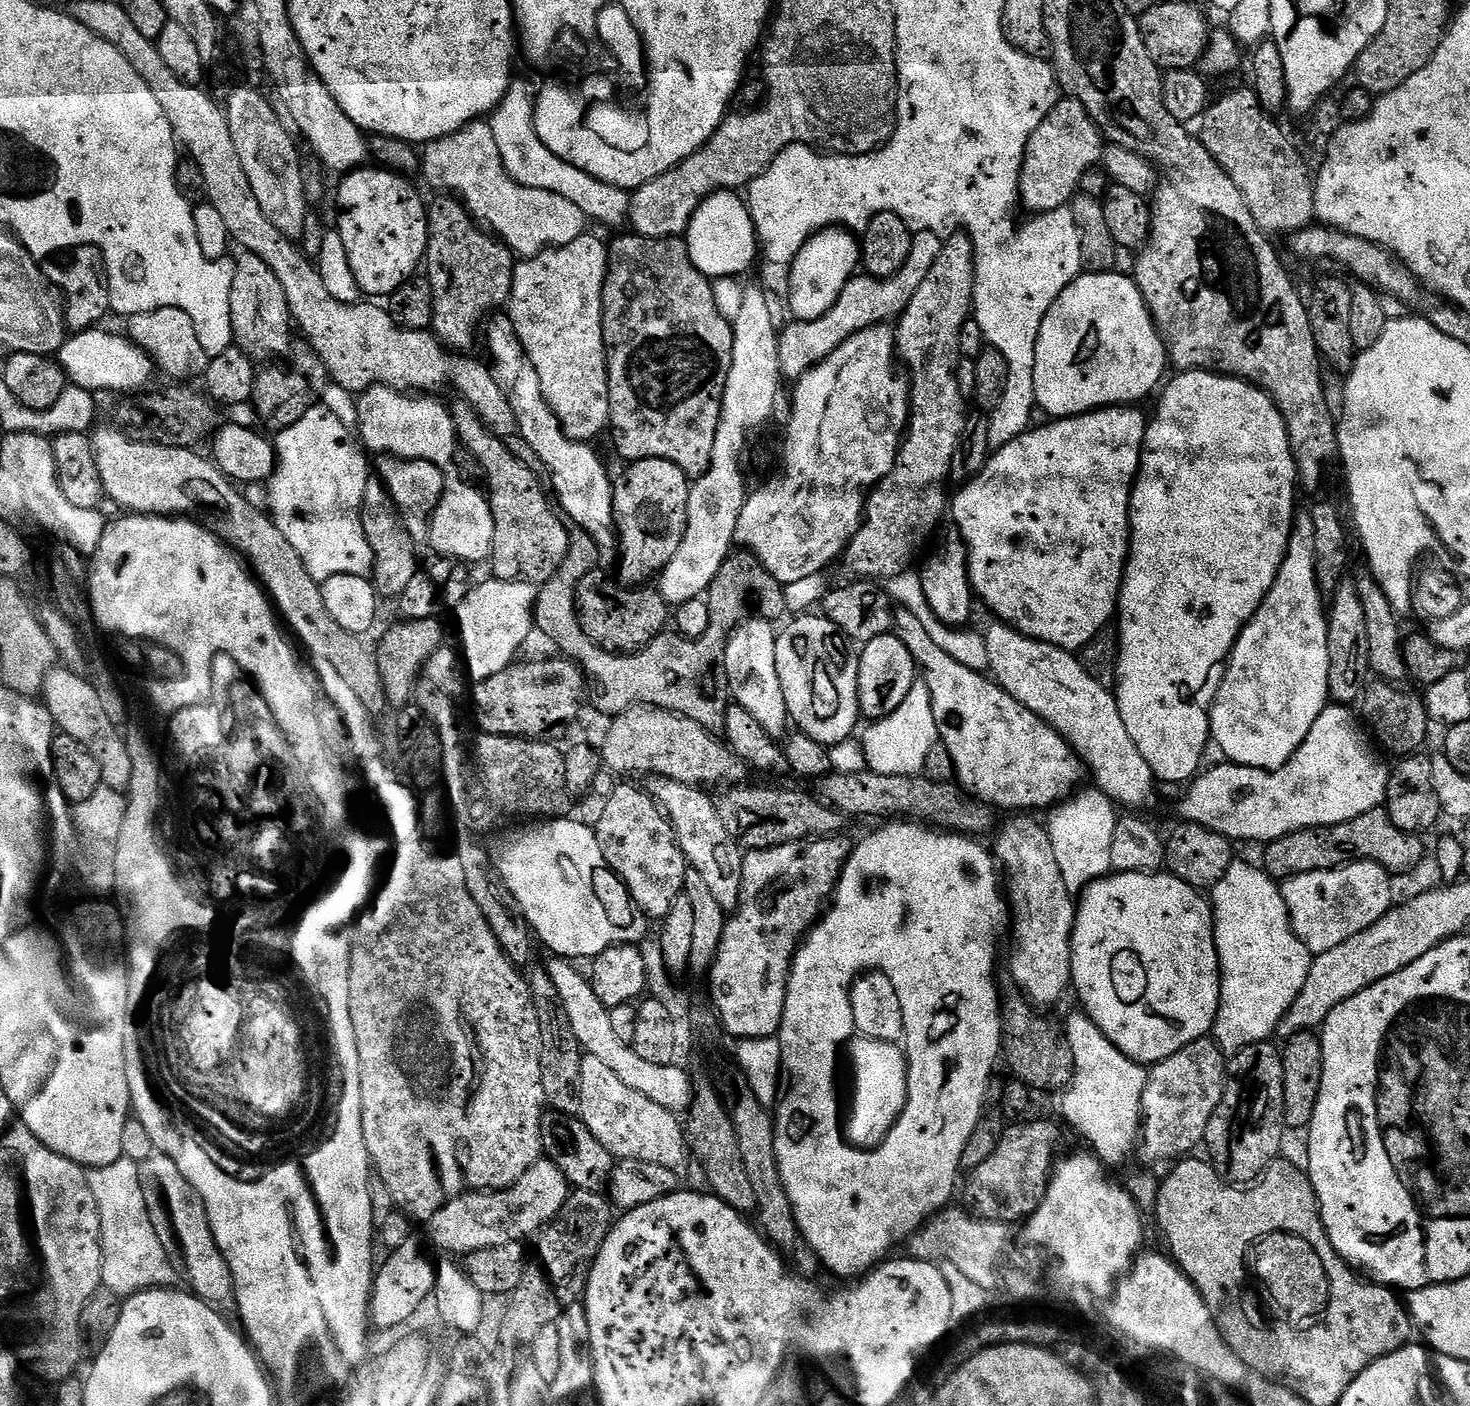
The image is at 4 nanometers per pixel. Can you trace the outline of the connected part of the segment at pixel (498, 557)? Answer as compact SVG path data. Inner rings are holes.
M464 406L460 407L454 412L456 439L474 454L474 458L478 458L478 462L482 462L486 499L494 518L491 575L498 580L536 578L532 576L547 578L554 575L568 553L569 525L558 515L546 488L544 493L544 488L536 477L537 469L519 460L509 450L507 443L495 436L475 412Z

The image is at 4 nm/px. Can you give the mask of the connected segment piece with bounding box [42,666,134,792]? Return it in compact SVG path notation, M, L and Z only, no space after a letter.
M57 666L49 670L44 679L42 703L52 715L52 723L63 735L74 738L94 754L98 761L100 782L105 788L113 788L119 792L131 789L134 762L128 749L125 733L120 733L117 721L106 714L102 706L102 698L98 698L98 690L91 679L83 680L79 671Z

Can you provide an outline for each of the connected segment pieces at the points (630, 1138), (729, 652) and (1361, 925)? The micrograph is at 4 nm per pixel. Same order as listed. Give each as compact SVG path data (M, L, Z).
M585 1055L582 1062L582 1110L579 1119L617 1161L654 1162L654 1166L666 1166L666 1170L679 1173L687 1166L688 1156L690 1160L690 1140L681 1117L658 1106L658 1102L650 1102L646 1094L630 1090L626 1082L618 1079L618 1074L589 1055Z
M749 618L734 629L732 635L728 638L728 645L726 646L726 678L728 679L728 690L731 699L740 704L742 710L749 711L759 725L766 730L767 734L780 738L789 731L790 717L786 706L786 694L782 694L782 682L778 678L778 662L776 661L777 635L778 632L773 621L763 618Z
M1356 858L1343 866L1291 876L1289 880L1280 884L1280 893L1288 907L1288 917L1294 934L1305 944L1309 952L1319 954L1326 950L1334 950L1334 946L1346 942L1346 938L1354 938L1354 934L1362 934L1362 930L1374 926L1378 918L1390 911L1394 906L1392 880L1390 873L1382 865L1375 864L1371 858Z

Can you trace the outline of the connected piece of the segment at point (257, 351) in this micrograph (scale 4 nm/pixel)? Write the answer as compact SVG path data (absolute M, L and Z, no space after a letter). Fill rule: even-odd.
M251 254L241 257L241 260L235 261L234 286L230 290L230 318L235 347L253 358L272 356L275 352L287 353L294 344L294 321L288 311L286 290L282 290L282 282L278 282L274 270L270 270L262 258Z

